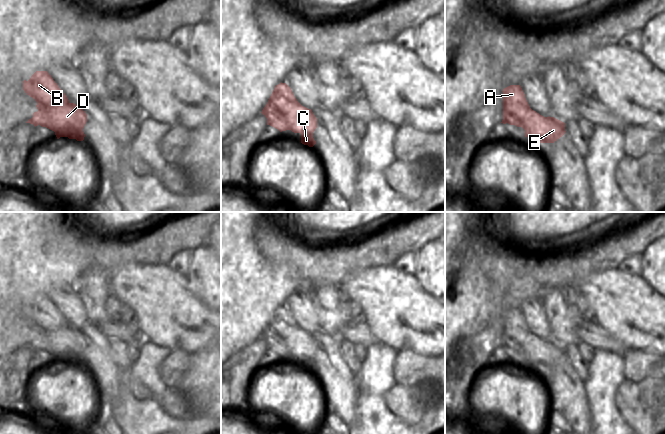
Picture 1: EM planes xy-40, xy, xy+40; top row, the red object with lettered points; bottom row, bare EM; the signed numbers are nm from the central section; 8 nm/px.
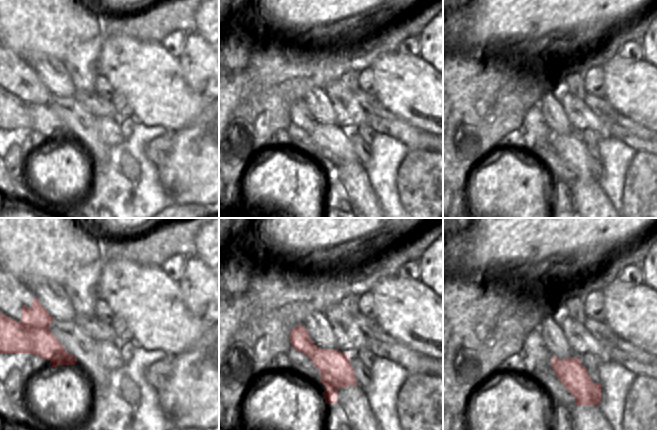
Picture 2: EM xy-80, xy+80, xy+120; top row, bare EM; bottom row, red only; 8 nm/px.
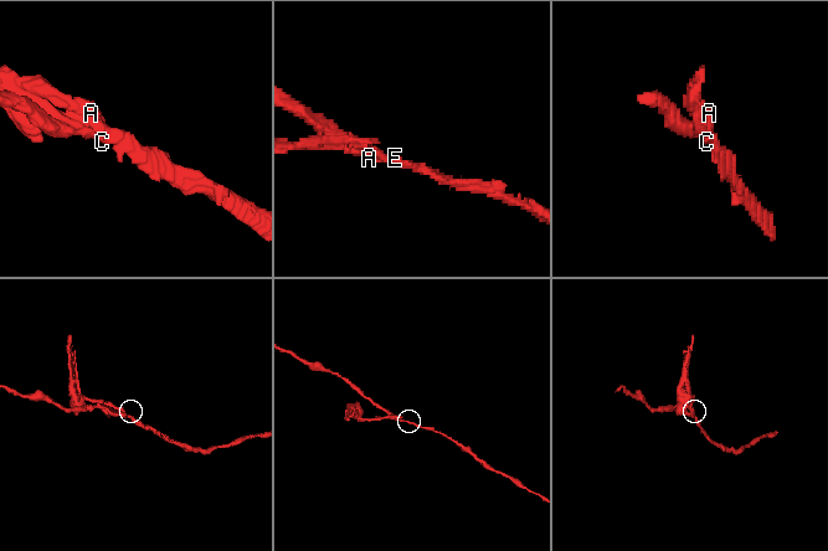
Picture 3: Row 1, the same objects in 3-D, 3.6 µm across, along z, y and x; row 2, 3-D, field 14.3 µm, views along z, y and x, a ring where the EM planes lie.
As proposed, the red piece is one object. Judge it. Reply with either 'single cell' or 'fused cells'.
fused cells

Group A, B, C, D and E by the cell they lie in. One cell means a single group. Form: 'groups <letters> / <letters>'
groups A B / C D E

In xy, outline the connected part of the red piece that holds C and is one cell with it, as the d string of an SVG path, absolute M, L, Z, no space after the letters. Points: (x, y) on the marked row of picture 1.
M296 105L285 116L289 129L294 133L301 134L301 143L313 147L316 141L313 132L317 128L317 118L311 109Z

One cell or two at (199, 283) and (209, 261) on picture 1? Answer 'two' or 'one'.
one

